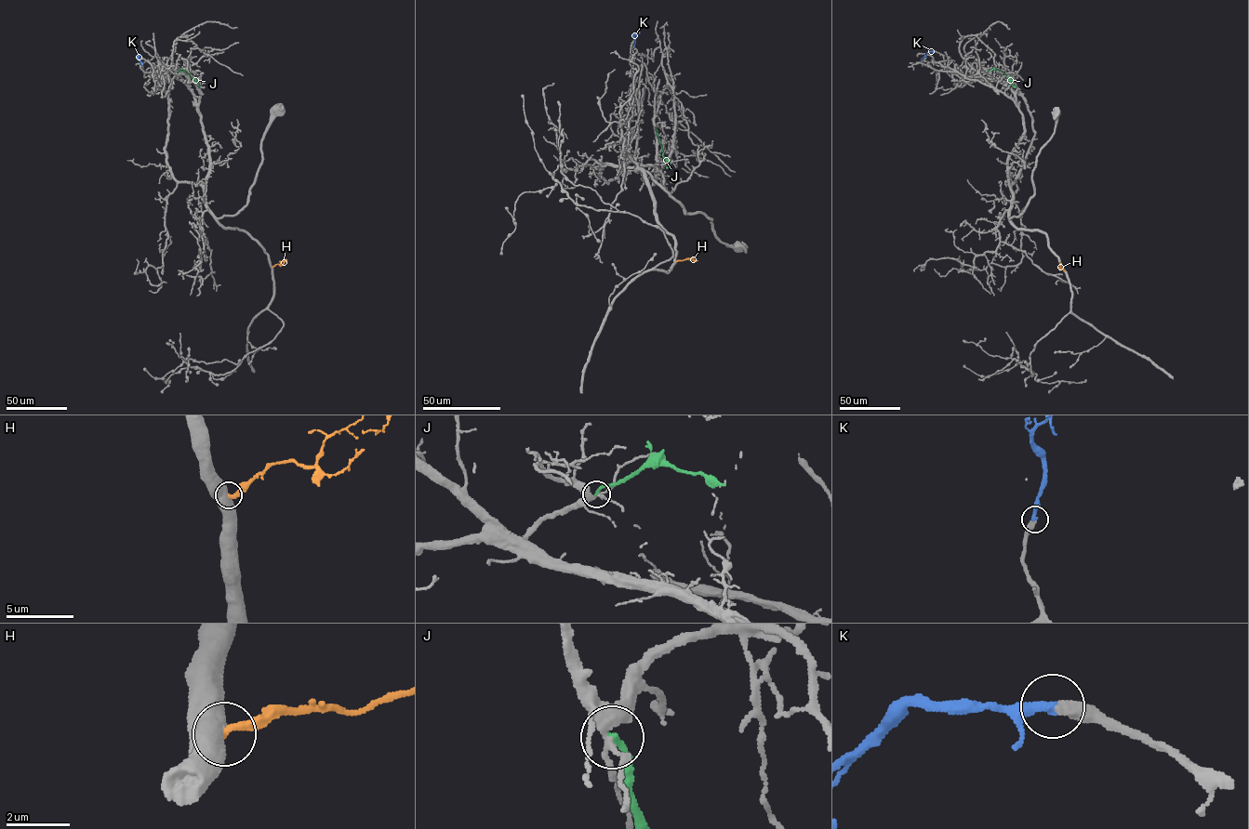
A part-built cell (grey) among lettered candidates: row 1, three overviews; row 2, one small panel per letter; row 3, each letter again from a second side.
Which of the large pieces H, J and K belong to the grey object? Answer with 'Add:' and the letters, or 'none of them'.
Add: K

